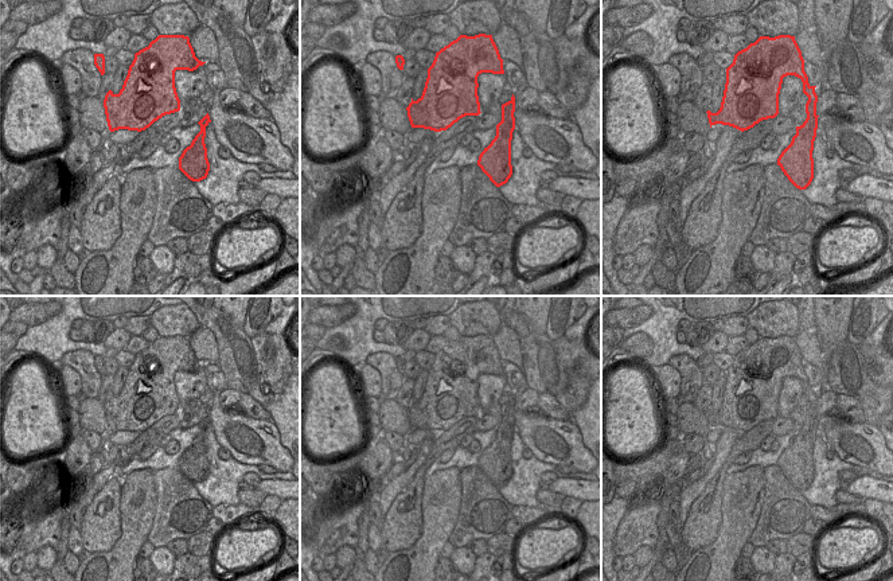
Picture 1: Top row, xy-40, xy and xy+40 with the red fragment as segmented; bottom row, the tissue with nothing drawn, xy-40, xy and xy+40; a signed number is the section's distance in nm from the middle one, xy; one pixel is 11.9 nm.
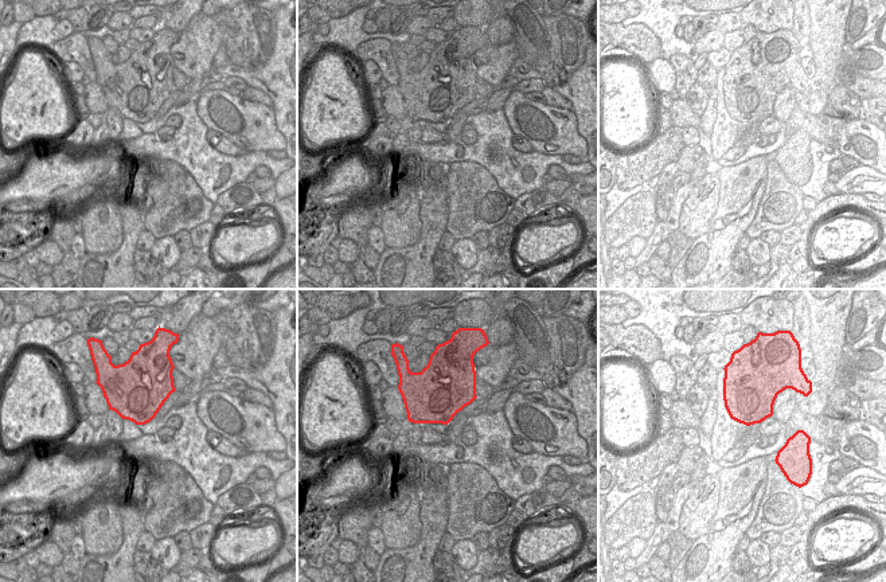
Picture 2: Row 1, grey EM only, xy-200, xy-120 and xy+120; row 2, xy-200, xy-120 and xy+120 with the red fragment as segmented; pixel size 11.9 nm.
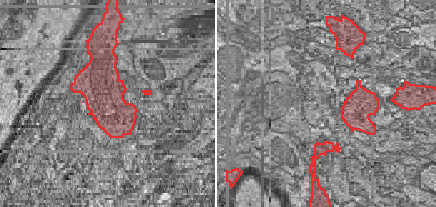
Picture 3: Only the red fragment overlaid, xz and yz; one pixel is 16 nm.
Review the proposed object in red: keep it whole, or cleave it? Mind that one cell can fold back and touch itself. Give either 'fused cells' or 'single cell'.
single cell

